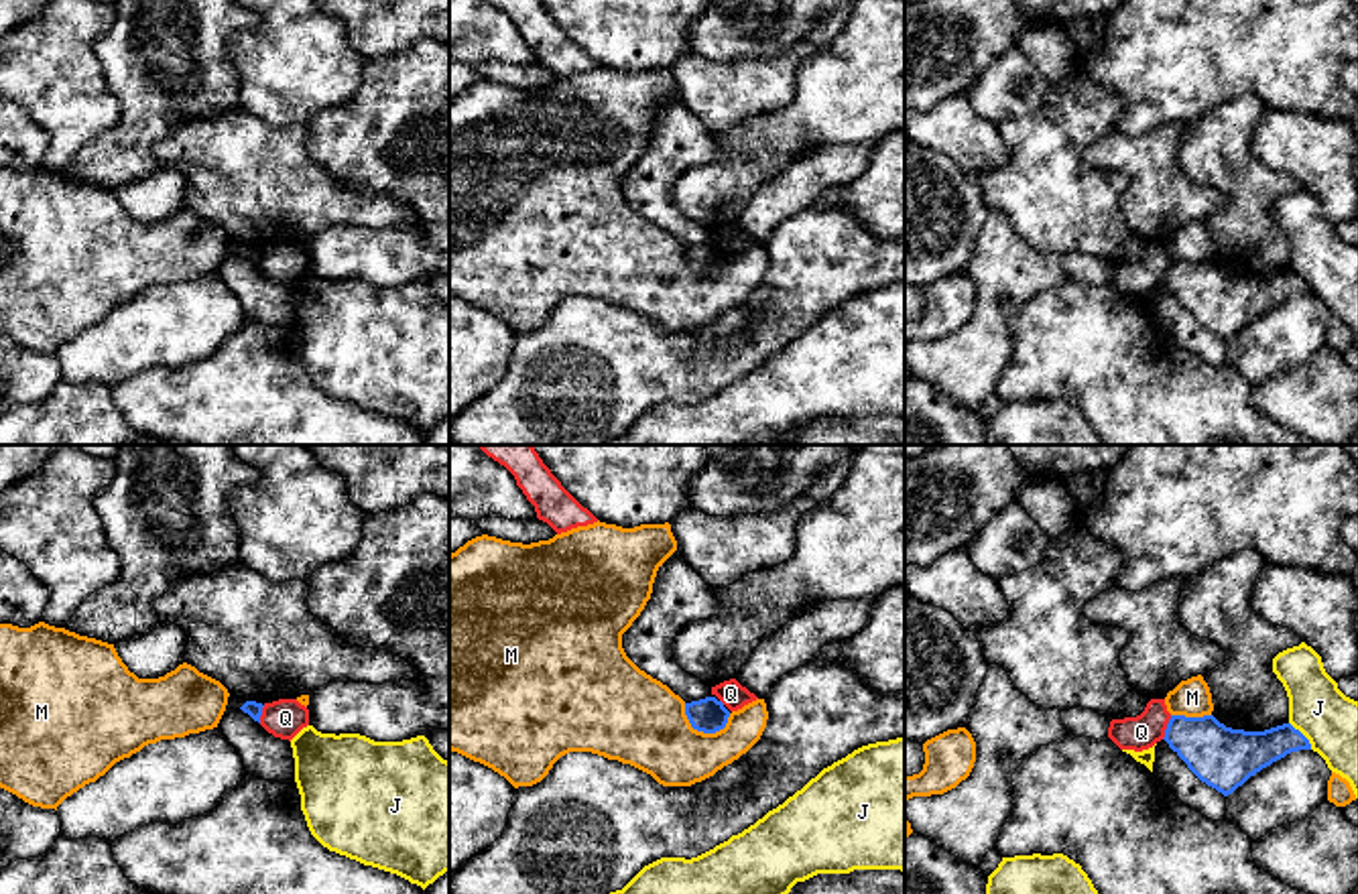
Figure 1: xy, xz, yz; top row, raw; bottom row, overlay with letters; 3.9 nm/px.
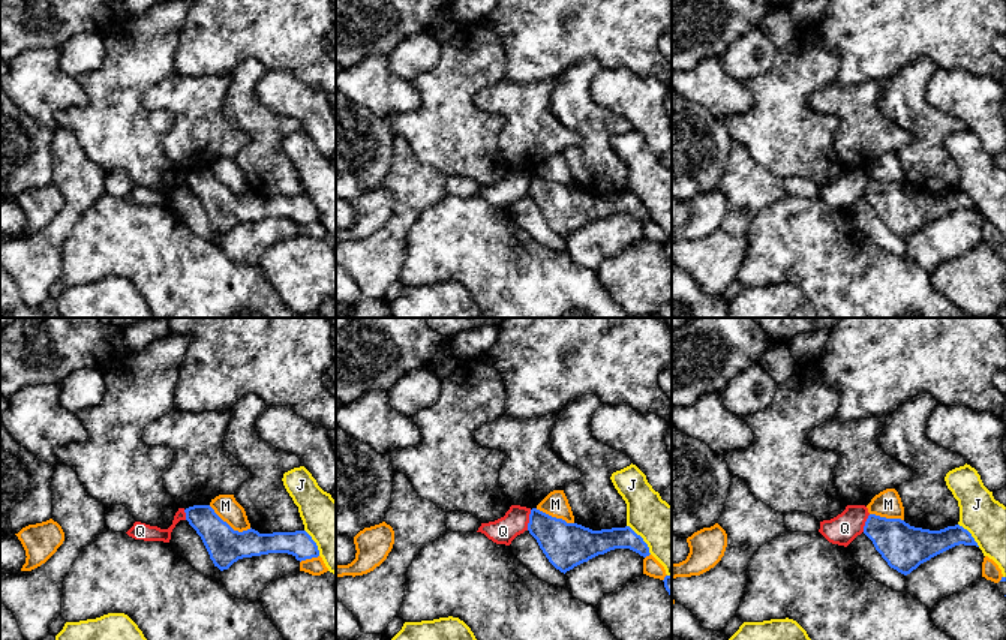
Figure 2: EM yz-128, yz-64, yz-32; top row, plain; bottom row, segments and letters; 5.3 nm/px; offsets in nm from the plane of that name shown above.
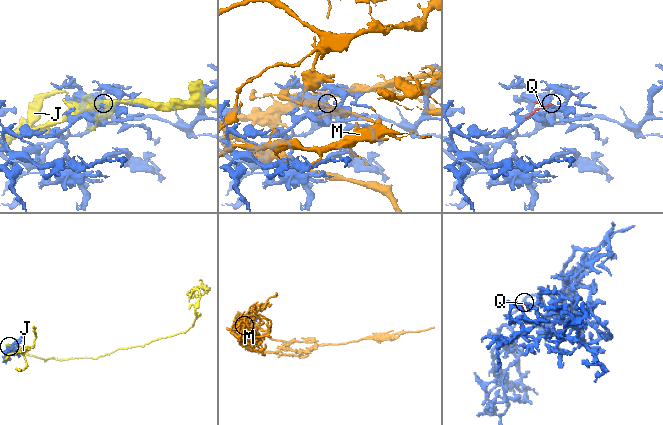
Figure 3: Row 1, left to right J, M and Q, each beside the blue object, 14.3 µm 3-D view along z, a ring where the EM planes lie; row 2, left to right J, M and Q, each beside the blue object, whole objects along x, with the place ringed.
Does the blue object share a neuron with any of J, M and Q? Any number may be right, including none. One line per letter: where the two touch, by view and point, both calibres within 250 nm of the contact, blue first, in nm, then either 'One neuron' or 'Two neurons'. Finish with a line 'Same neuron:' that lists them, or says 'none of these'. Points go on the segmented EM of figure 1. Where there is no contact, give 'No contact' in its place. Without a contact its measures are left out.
J: Touches blue at yz (1304, 736). Thickness 180 nm (blue) against 220 nm. Two neurons
M: Touches blue at xz (702, 730). Thickness 140 nm (blue) against 340 nm. Two neurons
Q: Touches blue at yz (1167, 728). Thickness 240 nm (blue) against 140 nm. Two neurons
Same neuron: none of these

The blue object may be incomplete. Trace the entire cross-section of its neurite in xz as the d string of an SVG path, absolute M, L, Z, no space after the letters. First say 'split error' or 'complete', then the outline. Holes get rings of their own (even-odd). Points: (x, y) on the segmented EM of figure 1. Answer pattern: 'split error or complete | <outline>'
complete | M716 697L685 703L685 715L693 729L716 733L726 727L730 711Z

